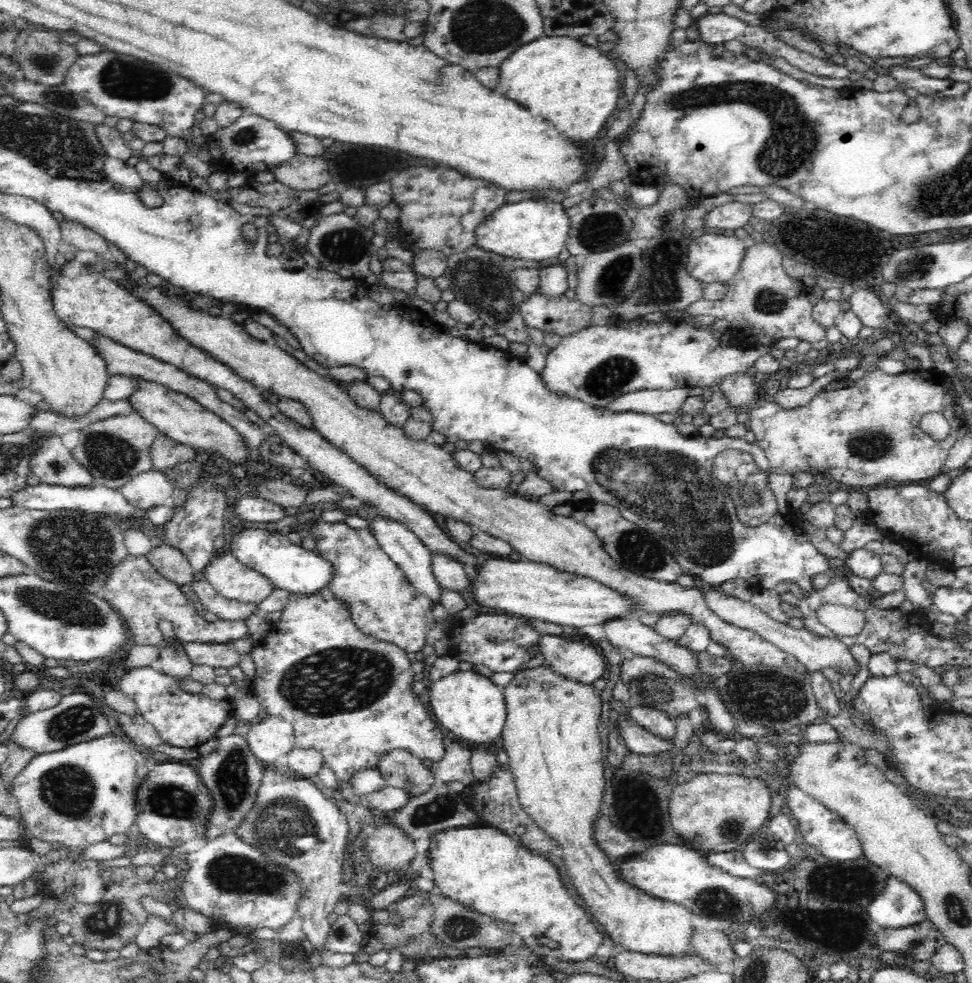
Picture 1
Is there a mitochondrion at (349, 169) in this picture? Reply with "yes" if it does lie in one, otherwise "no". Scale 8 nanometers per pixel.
no

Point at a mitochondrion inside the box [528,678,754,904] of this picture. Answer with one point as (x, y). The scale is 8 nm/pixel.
(728, 830)

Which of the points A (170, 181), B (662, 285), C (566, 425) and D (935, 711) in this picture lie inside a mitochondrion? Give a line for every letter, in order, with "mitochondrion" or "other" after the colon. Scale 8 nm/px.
A: other
B: mitochondrion
C: other
D: other

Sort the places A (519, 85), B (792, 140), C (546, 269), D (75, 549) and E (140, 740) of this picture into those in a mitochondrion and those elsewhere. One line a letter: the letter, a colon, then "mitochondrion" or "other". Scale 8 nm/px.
A: other
B: mitochondrion
C: other
D: mitochondrion
E: other

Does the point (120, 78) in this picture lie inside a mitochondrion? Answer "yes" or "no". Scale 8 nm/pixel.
yes

